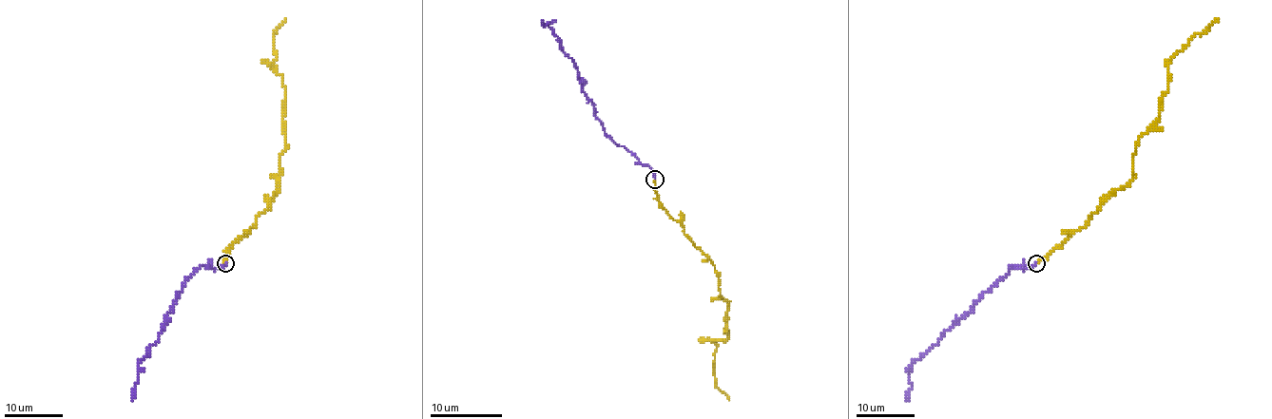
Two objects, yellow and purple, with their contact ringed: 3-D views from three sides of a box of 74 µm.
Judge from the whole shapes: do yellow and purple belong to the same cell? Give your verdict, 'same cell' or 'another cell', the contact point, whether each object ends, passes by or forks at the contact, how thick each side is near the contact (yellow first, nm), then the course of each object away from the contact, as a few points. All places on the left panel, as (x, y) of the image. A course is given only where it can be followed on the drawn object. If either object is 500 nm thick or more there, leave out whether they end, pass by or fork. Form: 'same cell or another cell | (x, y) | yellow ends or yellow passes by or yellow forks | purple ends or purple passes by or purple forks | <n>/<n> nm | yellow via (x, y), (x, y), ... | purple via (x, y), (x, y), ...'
same cell | (225, 263) | yellow ends | purple ends | 190/170 nm | yellow via (225, 263), (228, 249), (268, 207), (279, 177), (284, 89), (273, 62), (274, 30), (286, 19) | purple via (225, 263), (214, 269), (201, 266), (176, 294), (176, 303), (166, 314), (160, 339), (139, 365), (133, 400)

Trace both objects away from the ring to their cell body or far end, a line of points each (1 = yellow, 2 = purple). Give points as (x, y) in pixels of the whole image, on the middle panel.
1: (655, 180), (659, 203), (713, 263), (720, 297), (729, 301), (727, 339), (713, 340), (714, 384), (729, 400)
2: (655, 179), (647, 166), (613, 141), (593, 114), (593, 104), (583, 90), (583, 81), (574, 62), (541, 20)

